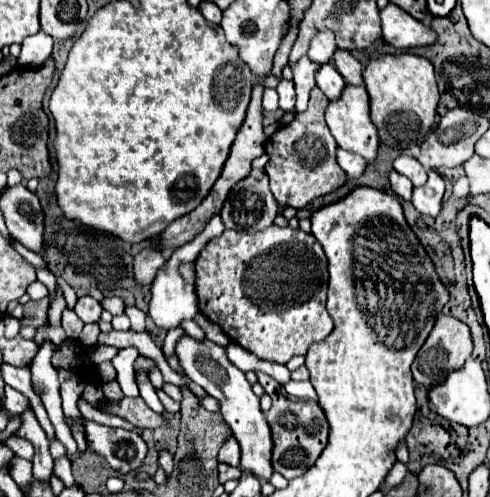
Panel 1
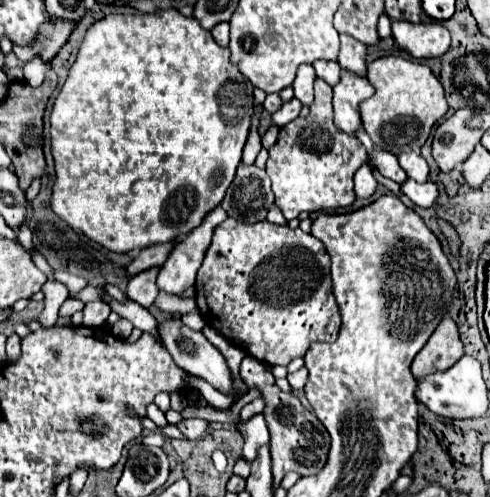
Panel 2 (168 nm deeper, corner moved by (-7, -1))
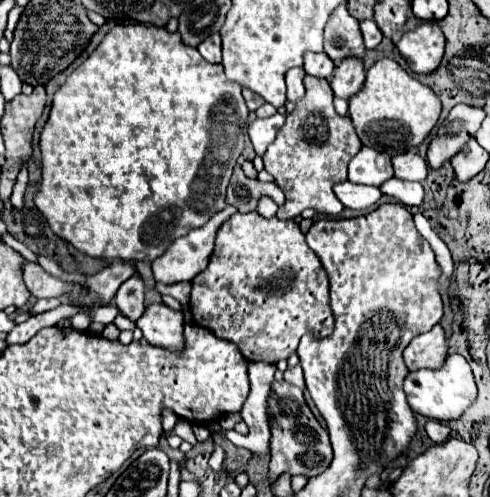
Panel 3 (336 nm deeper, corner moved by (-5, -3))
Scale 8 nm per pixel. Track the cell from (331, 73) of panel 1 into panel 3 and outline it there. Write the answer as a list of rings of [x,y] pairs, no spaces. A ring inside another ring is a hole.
[[[306,53],[304,55],[304,71],[314,77],[324,77],[330,79],[334,71],[332,59],[328,59],[326,53]]]

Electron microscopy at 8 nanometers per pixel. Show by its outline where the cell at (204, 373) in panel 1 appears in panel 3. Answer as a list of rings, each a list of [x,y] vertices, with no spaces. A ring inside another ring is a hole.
[[[164,303],[146,307],[144,315],[136,321],[138,329],[144,333],[144,339],[148,339],[152,345],[168,349],[168,351],[182,351],[186,349],[184,339],[184,319],[180,311],[172,311]]]

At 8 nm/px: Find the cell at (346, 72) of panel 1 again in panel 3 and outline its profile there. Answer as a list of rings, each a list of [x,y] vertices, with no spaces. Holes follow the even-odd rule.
[[[340,5],[326,23],[324,51],[334,63],[340,63],[346,57],[364,59],[366,55],[360,23],[346,11],[346,5]]]

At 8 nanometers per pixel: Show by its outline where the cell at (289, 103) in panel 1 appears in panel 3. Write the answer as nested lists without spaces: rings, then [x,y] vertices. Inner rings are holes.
[[[276,113],[268,119],[254,119],[250,123],[248,135],[250,135],[250,141],[258,155],[264,155],[266,147],[276,139],[276,135],[284,123],[286,123],[286,115],[282,115],[282,113]]]

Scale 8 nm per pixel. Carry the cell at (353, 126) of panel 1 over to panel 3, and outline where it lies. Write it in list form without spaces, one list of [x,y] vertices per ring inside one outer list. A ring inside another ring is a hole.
[[[344,59],[336,69],[330,79],[330,87],[334,91],[334,97],[340,99],[350,99],[356,95],[364,85],[364,65],[360,59]]]

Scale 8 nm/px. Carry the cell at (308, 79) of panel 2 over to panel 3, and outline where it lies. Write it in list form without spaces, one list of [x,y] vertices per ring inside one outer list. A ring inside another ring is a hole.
[[[294,67],[294,69],[290,69],[290,71],[286,73],[286,85],[288,85],[288,101],[296,103],[298,99],[302,99],[302,95],[304,95],[304,83],[302,83],[304,75],[306,75],[304,67]]]

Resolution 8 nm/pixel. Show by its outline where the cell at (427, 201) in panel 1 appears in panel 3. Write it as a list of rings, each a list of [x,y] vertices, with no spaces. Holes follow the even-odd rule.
[[[394,177],[394,179],[388,179],[386,183],[382,183],[380,191],[410,207],[418,207],[424,201],[422,183],[414,183],[414,181],[402,181],[402,179]]]

